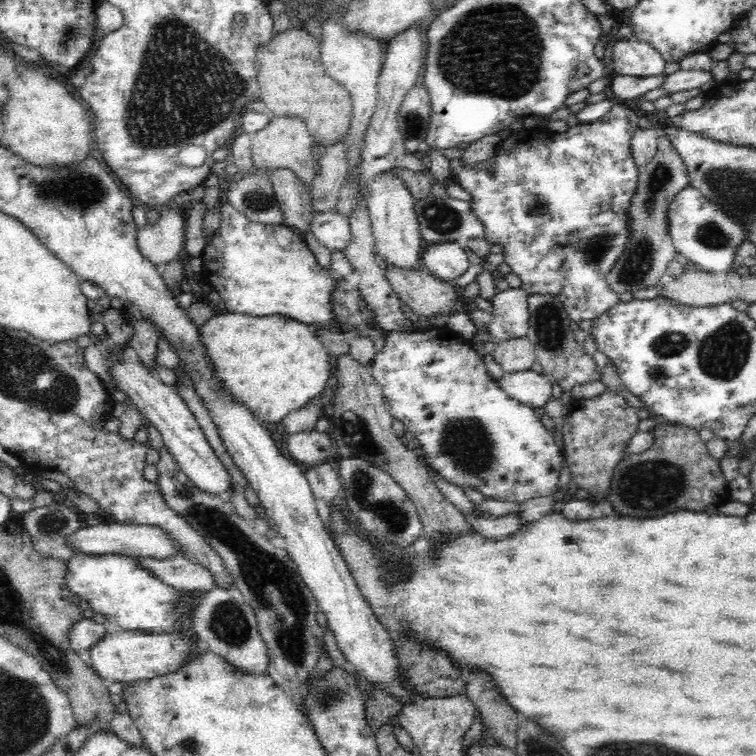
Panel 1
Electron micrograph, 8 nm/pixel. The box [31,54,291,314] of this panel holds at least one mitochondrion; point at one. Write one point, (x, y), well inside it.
(259, 201)

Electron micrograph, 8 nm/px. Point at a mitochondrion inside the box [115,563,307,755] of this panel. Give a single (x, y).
(229, 623)

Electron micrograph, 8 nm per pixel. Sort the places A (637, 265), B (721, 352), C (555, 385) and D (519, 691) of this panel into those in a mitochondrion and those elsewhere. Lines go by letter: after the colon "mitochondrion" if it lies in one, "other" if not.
A: mitochondrion
B: mitochondrion
C: other
D: other

